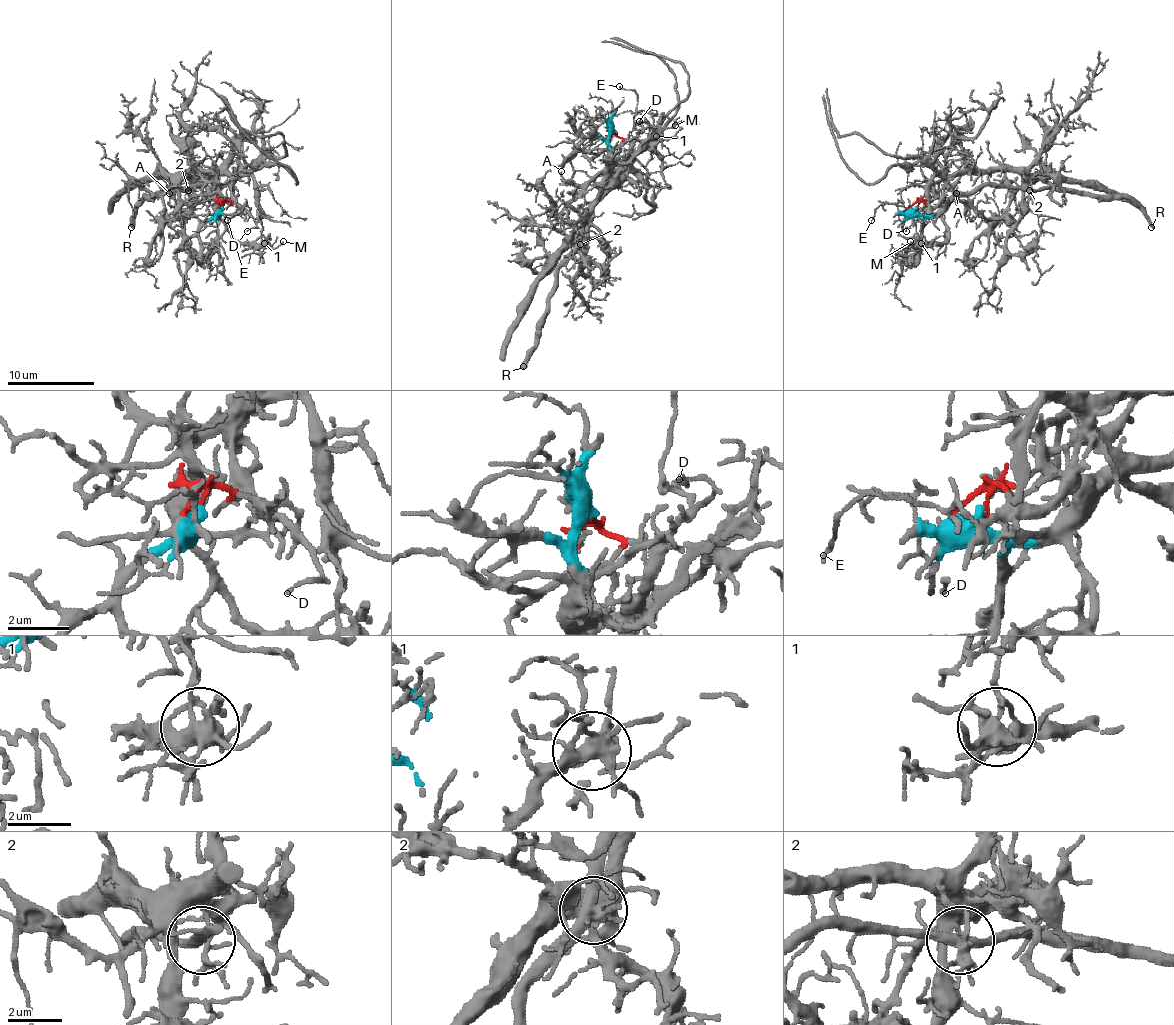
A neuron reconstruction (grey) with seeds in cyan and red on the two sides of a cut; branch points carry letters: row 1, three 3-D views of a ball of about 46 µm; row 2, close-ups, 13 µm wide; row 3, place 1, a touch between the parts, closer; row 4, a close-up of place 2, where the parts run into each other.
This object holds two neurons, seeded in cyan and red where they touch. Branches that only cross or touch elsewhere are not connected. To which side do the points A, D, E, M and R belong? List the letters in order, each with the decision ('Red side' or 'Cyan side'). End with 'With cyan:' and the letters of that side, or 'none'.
A: Cyan side
D: Red side
E: Red side
M: Cyan side
R: Cyan side
With cyan: A, M, R

